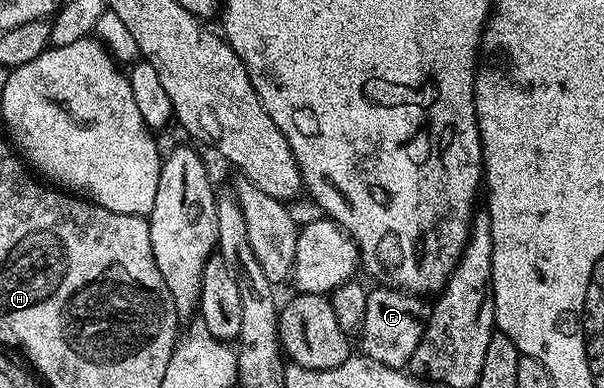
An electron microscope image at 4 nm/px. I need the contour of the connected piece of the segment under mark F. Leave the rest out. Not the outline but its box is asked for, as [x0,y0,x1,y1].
[359,286,431,369]

